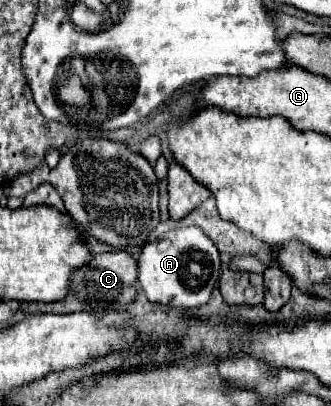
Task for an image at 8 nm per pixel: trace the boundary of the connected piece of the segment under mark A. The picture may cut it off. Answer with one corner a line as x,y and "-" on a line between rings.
176,228
142,248
138,256
138,282
150,302
196,308
208,302
212,288
220,276
220,268
220,252
200,228

